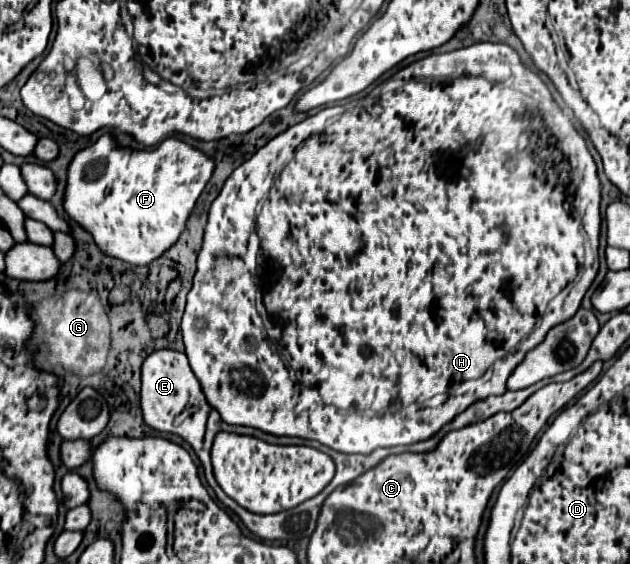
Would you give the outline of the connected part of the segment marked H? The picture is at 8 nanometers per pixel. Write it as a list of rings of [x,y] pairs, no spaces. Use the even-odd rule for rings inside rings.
[[[474,43],[470,47],[462,47],[462,49],[456,49],[456,51],[450,51],[450,53],[434,53],[434,55],[428,55],[424,59],[418,59],[414,63],[410,63],[408,67],[402,67],[396,75],[392,75],[388,81],[380,83],[378,87],[374,87],[366,97],[362,99],[352,99],[348,103],[342,103],[342,105],[332,105],[332,107],[326,107],[322,111],[318,111],[316,115],[304,119],[302,123],[296,123],[292,127],[288,127],[284,133],[280,133],[278,137],[274,137],[268,145],[264,145],[262,149],[258,149],[248,161],[244,161],[224,183],[220,195],[214,199],[212,207],[210,207],[210,213],[208,213],[208,223],[206,223],[206,233],[204,233],[204,245],[198,253],[198,271],[194,275],[194,285],[188,293],[188,301],[186,301],[186,311],[184,311],[182,317],[182,337],[183,343],[186,345],[186,355],[190,355],[190,367],[194,371],[194,375],[198,377],[200,385],[202,385],[202,391],[206,389],[206,399],[208,403],[220,413],[222,421],[226,421],[228,425],[246,425],[246,427],[254,427],[254,429],[260,429],[260,431],[266,431],[266,433],[272,433],[272,435],[286,435],[286,437],[302,437],[302,439],[314,439],[314,441],[320,441],[322,445],[328,445],[330,449],[334,451],[340,451],[340,453],[372,453],[374,449],[378,447],[394,447],[394,445],[410,445],[410,443],[416,443],[416,441],[426,441],[430,437],[434,437],[446,423],[450,423],[458,413],[466,411],[472,403],[476,401],[482,401],[490,395],[502,395],[506,393],[506,381],[510,377],[510,373],[514,371],[514,367],[524,359],[524,355],[534,349],[538,343],[542,343],[542,339],[546,337],[546,333],[568,321],[570,317],[574,317],[574,313],[580,309],[580,301],[584,297],[584,293],[588,291],[588,287],[592,285],[598,269],[584,269],[582,271],[582,279],[578,283],[574,283],[582,263],[584,263],[584,235],[590,237],[590,235],[600,235],[600,223],[602,223],[602,217],[600,217],[600,179],[598,179],[598,171],[596,171],[596,163],[588,151],[588,145],[584,141],[584,137],[574,129],[572,121],[566,117],[566,113],[556,105],[556,101],[552,99],[552,93],[550,89],[546,87],[546,83],[532,71],[528,69],[518,53],[510,47],[510,45],[504,45],[504,43]],[[530,123],[544,123],[546,129],[542,131],[542,127],[530,127]],[[256,231],[258,239],[260,239],[260,257],[262,257],[262,307],[258,307],[258,311],[254,313],[254,309],[250,311],[248,301],[246,301],[246,289],[244,289],[244,279],[240,281],[240,261],[242,255],[246,253],[246,245],[248,245],[248,237],[250,233]],[[266,339],[270,339],[276,347],[270,349]],[[280,355],[286,359],[288,367],[300,375],[302,383],[306,385],[296,385],[290,375],[288,375],[288,367],[284,365],[284,361],[280,359]]]

